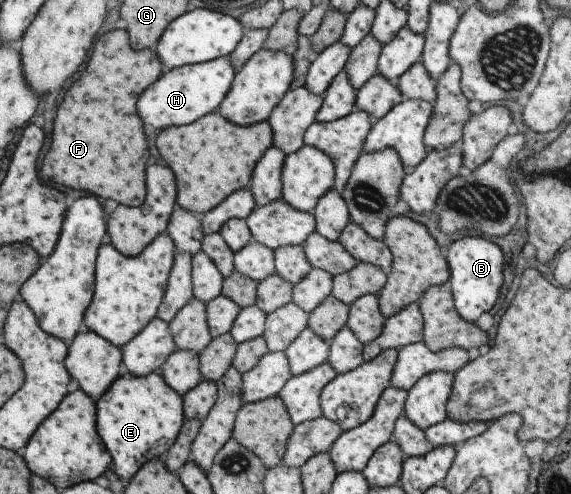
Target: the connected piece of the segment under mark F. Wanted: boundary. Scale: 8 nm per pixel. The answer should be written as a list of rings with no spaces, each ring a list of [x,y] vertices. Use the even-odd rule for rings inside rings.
[[[116,29],[98,36],[92,45],[90,59],[82,71],[82,75],[70,85],[68,93],[64,95],[56,117],[52,125],[52,137],[50,147],[42,159],[38,177],[46,183],[60,183],[66,187],[74,187],[80,191],[88,191],[98,197],[98,185],[100,185],[100,197],[114,199],[116,203],[138,207],[144,199],[144,163],[148,159],[148,145],[142,131],[142,121],[136,115],[136,101],[152,81],[156,81],[162,73],[162,64],[153,49],[130,49],[127,31]]]

